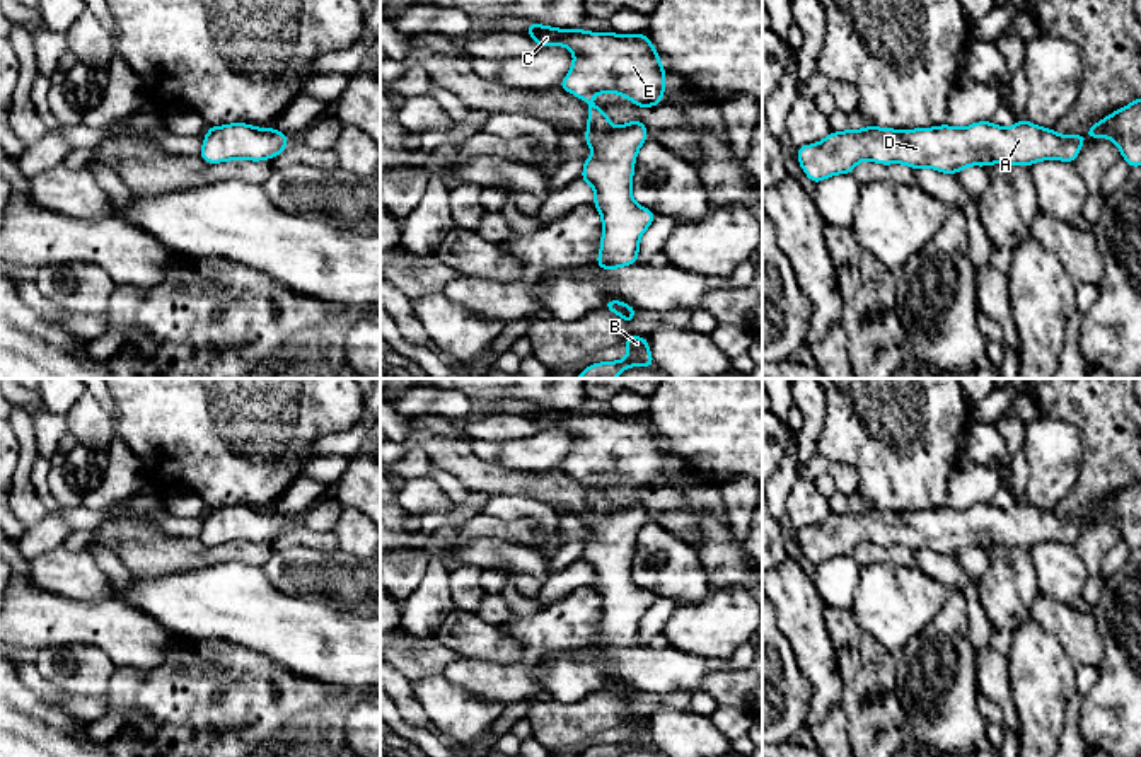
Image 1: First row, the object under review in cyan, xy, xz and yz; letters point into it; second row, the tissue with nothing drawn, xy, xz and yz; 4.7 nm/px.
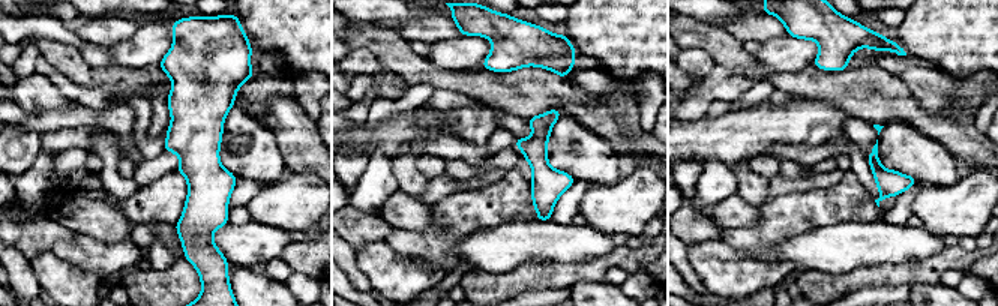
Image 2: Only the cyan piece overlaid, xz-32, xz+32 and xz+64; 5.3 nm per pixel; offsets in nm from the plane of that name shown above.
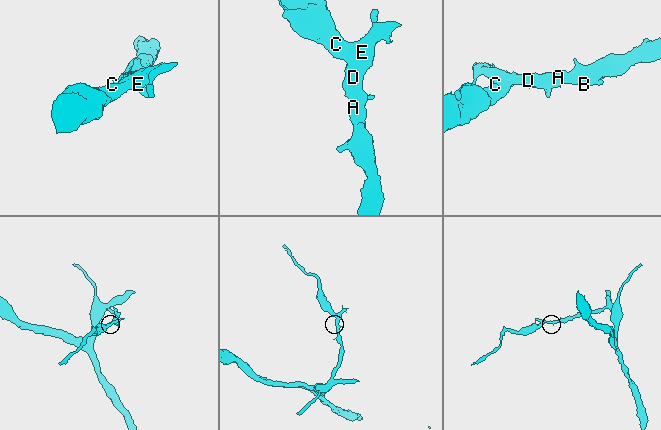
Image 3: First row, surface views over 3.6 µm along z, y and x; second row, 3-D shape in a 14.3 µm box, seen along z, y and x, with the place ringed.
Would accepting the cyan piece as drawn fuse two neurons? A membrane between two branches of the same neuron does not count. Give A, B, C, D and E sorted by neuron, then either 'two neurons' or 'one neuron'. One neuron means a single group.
A B C D E | one neuron

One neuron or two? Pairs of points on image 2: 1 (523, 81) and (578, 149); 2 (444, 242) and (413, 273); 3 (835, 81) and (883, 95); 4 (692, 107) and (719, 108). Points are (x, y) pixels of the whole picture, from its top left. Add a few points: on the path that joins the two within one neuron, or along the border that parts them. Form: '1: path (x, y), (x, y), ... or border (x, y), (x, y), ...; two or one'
1: border (562, 114), (575, 117), (593, 132); two
2: border (392, 249), (450, 270); two
3: path (847, 89), (871, 93); one
4: border (740, 95), (734, 101), (715, 101), (704, 114); two

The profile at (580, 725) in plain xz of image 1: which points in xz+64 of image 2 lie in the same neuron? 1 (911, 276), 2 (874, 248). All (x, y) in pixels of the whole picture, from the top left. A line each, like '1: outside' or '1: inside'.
1: inside
2: outside

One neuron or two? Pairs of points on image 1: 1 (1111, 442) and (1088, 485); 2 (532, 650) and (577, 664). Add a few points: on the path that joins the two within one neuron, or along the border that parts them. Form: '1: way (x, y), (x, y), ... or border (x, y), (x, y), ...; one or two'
1: way (1111, 452), (1111, 462), (1099, 474); one
2: border (594, 645), (561, 650), (555, 655); two

